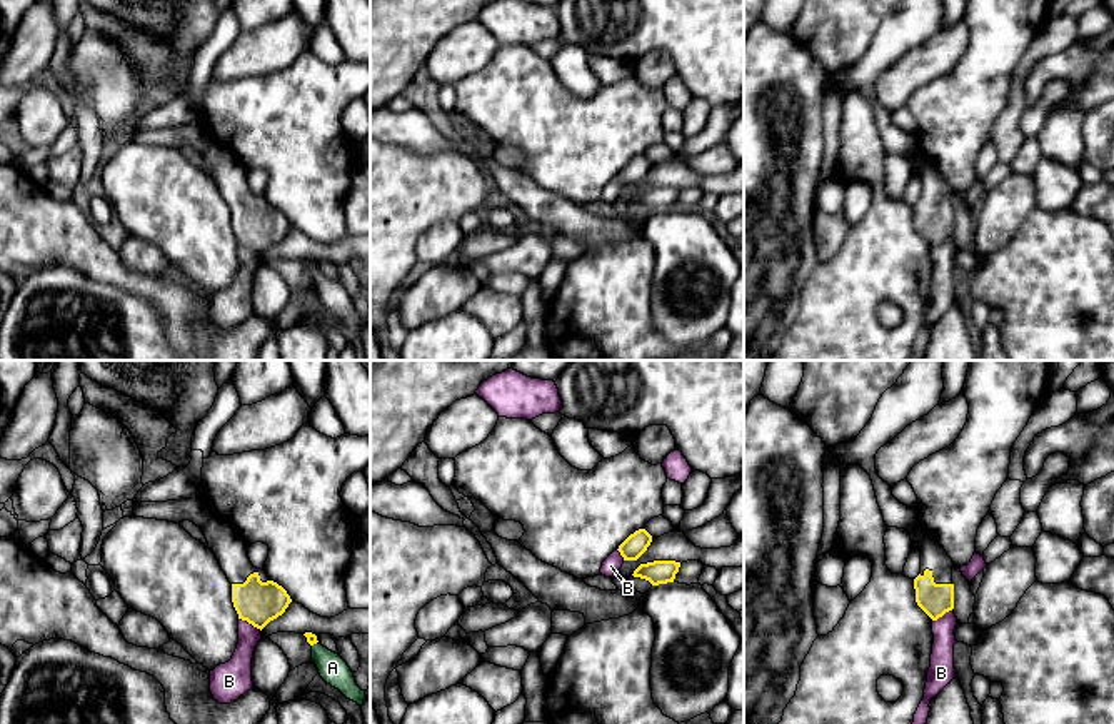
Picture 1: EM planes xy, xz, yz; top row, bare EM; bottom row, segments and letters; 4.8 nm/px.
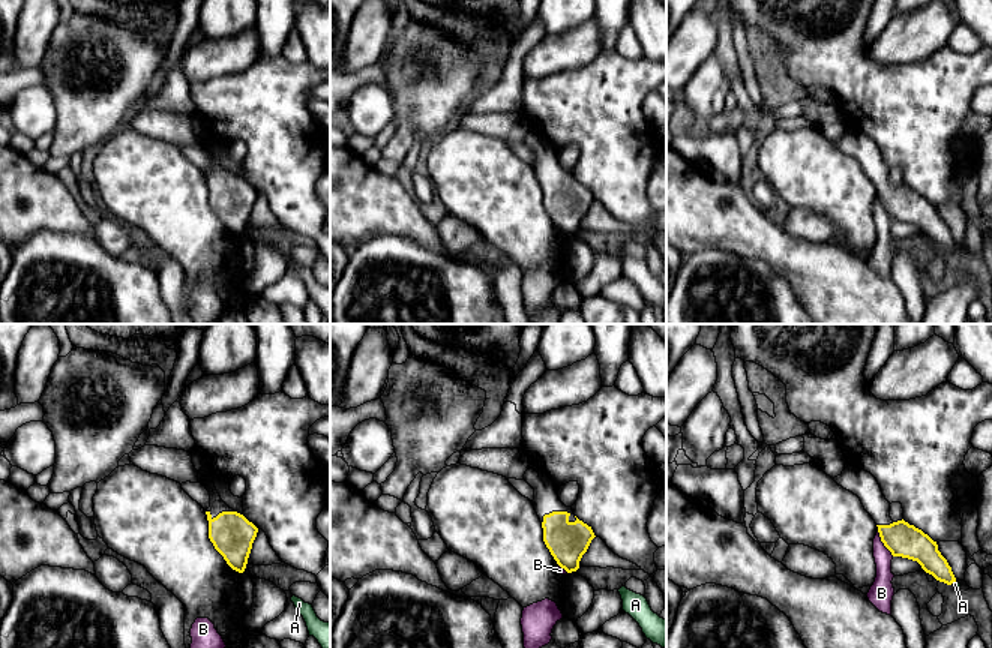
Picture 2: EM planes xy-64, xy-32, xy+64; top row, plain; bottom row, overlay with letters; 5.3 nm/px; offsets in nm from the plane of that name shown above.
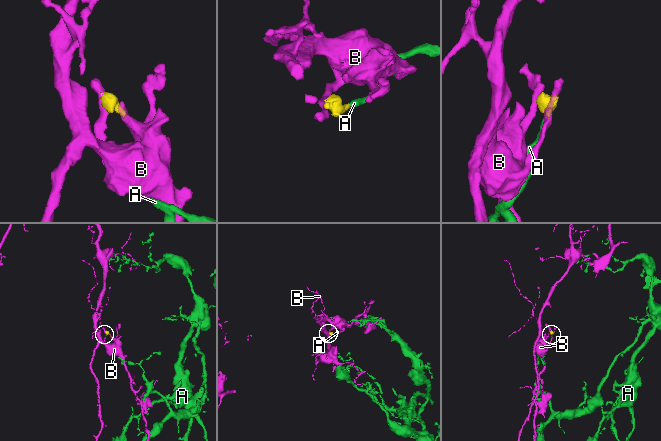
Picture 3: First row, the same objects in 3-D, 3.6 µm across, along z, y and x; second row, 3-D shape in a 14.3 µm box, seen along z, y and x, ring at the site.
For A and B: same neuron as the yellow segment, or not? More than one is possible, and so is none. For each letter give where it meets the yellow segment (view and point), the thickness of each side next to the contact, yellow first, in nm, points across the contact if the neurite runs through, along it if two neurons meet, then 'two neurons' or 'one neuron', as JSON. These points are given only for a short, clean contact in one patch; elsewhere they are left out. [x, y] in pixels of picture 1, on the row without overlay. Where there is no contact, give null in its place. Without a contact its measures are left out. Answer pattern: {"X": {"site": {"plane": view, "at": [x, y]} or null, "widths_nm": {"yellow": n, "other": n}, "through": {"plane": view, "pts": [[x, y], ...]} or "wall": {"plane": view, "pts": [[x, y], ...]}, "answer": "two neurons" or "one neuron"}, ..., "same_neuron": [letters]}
{"A": {"site": {"plane": "xy", "at": [314, 269]}, "widths_nm": {"yellow": 50, "other": 140}, "through": {"plane": "xy", "pts": [[311, 264], [314, 269], [321, 282], [332, 294]]}, "answer": "one neuron"}, "B": {"site": {"plane": "xy", "at": [250, 249]}, "widths_nm": {"yellow": 200, "other": 140}, "wall": {"plane": "xy", "pts": [[239, 244], [260, 256]]}, "answer": "two neurons"}, "same_neuron": ["A"]}

